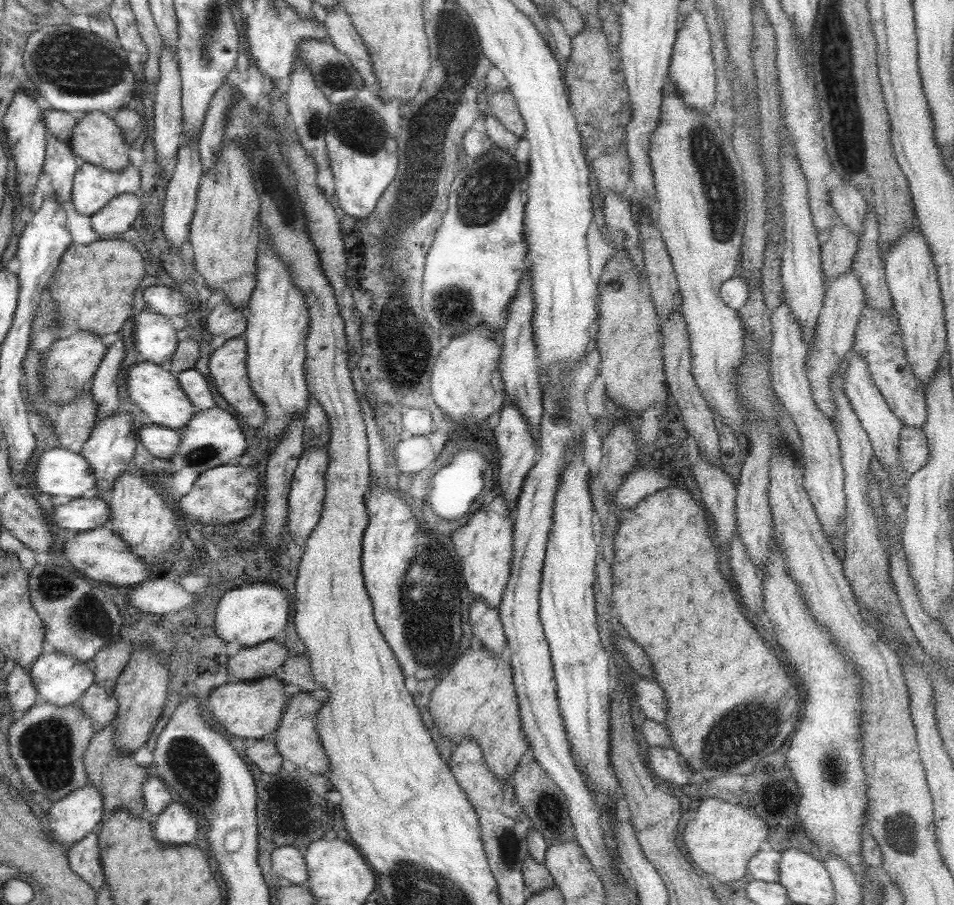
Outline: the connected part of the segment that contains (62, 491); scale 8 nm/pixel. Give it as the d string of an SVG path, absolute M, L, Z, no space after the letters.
M59 447L40 453L35 462L35 488L41 494L77 499L94 486L87 461L79 454Z

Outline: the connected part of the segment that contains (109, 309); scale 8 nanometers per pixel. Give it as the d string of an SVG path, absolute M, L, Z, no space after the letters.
M103 238L86 245L69 243L51 276L49 295L53 296L57 318L57 339L76 331L89 331L102 337L117 334L131 315L133 292L143 278L143 258L128 242Z

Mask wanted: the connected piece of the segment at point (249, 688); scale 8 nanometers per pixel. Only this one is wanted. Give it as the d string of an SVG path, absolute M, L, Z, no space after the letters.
M275 676L225 683L209 694L205 710L215 718L227 737L259 740L268 733L273 734L277 728L287 698L283 687Z

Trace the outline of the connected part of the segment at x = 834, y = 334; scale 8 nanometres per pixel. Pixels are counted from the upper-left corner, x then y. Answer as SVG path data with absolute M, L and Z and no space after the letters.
M851 271L839 275L835 279L830 279L827 283L823 306L817 313L817 326L813 346L806 353L806 377L811 390L813 403L817 404L817 409L832 422L835 406L831 402L830 380L832 374L838 369L840 360L844 354L850 351L853 343L853 332L855 331L861 310L864 306L865 293L861 291L861 283L857 281L857 275Z

